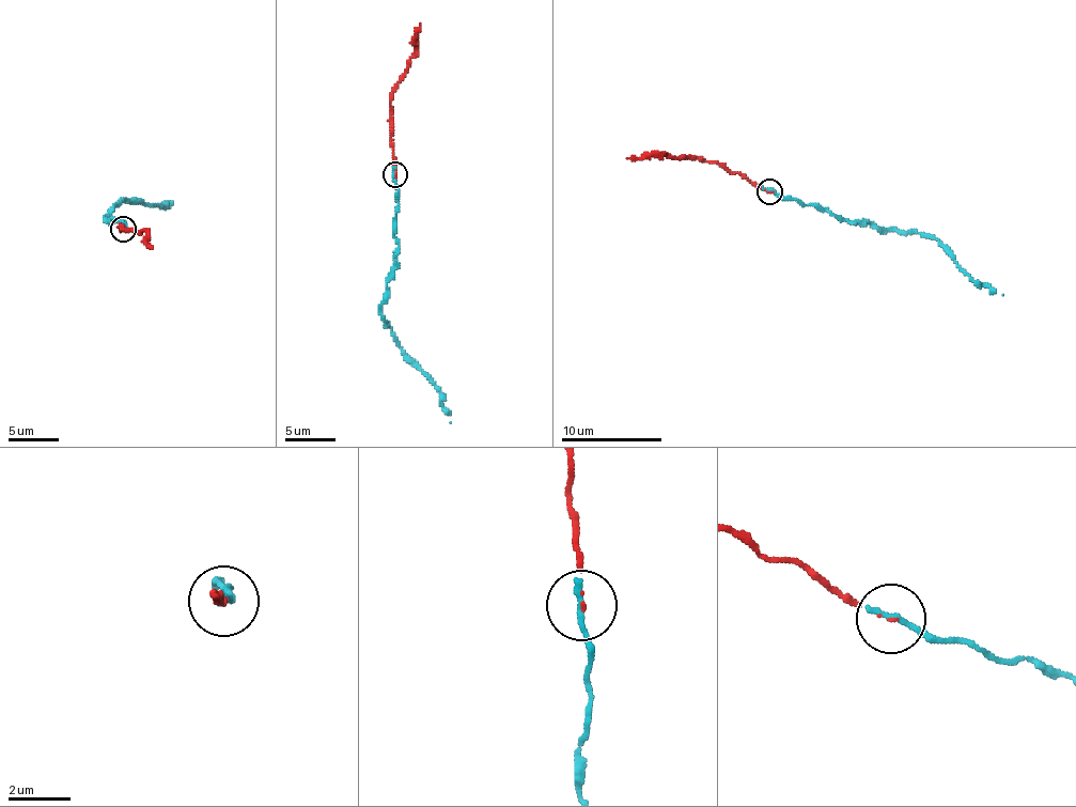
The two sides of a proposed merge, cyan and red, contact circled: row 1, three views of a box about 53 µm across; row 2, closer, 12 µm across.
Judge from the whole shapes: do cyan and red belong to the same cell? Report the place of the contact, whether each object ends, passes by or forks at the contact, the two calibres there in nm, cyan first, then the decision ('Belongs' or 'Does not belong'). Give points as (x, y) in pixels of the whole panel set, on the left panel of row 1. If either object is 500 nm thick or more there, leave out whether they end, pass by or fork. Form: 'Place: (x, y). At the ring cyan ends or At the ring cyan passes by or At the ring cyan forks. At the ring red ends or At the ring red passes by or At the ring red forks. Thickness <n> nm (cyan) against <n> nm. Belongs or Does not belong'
Place: (123, 229). At the ring cyan ends. At the ring red ends. Thickness 200 nm (cyan) against 60 nm. Belongs

